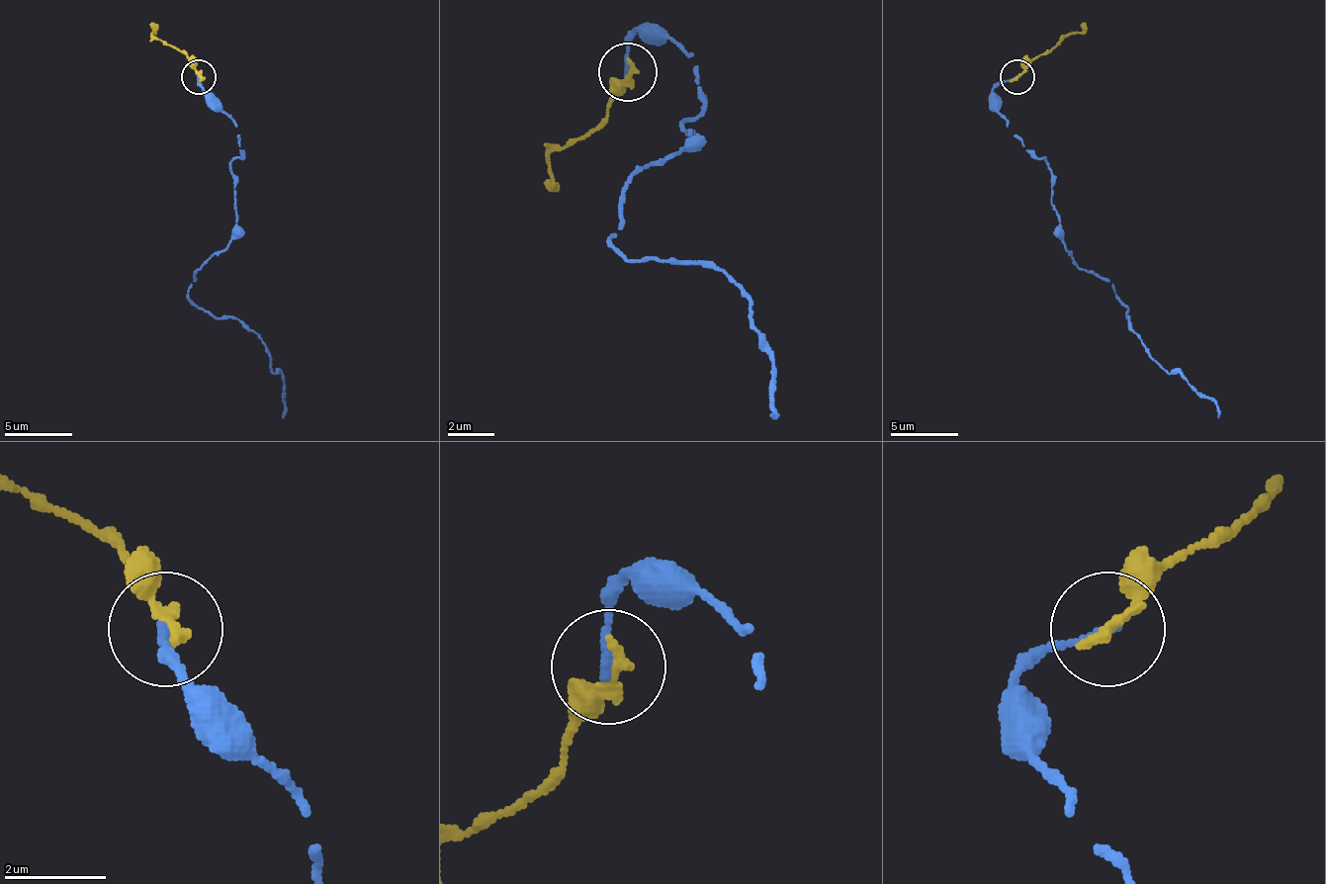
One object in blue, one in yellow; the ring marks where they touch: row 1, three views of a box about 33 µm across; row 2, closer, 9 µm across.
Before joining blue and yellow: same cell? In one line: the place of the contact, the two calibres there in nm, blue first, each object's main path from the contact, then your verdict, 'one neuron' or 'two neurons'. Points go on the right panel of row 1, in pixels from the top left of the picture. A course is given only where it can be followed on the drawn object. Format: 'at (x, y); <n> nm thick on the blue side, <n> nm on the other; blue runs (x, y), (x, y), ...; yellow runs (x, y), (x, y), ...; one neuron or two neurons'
at (1017, 77); 180 nm thick on the blue side, 260 nm on the other; blue runs (1017, 78), (994, 91), (994, 109), (1048, 163), (1059, 238), (1219, 418); yellow runs (1017, 78), (1042, 53), (1086, 23); one neuron

